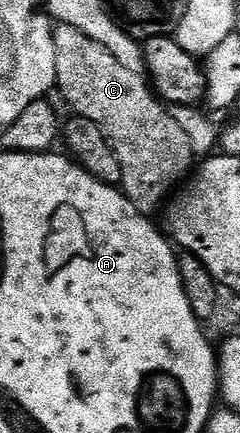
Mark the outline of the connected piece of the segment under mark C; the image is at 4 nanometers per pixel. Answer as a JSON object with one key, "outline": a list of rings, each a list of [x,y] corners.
{"outline":[[[61,24],[55,25],[54,39],[57,93],[66,97],[77,117],[92,120],[113,142],[114,151],[122,162],[120,186],[126,199],[143,212],[161,207],[171,197],[174,185],[181,183],[195,165],[196,155],[188,135],[156,97],[147,79],[122,67],[108,48],[96,44],[96,40],[84,36],[84,32]]]}

